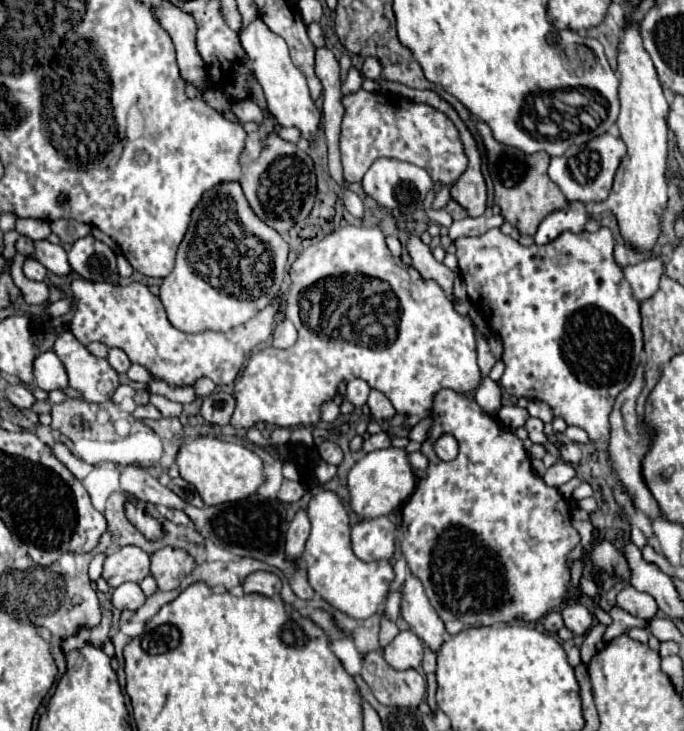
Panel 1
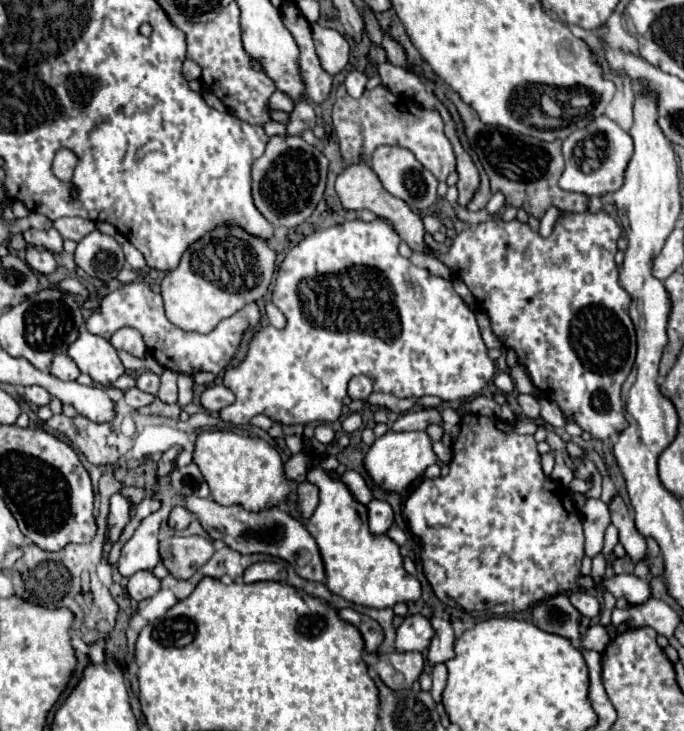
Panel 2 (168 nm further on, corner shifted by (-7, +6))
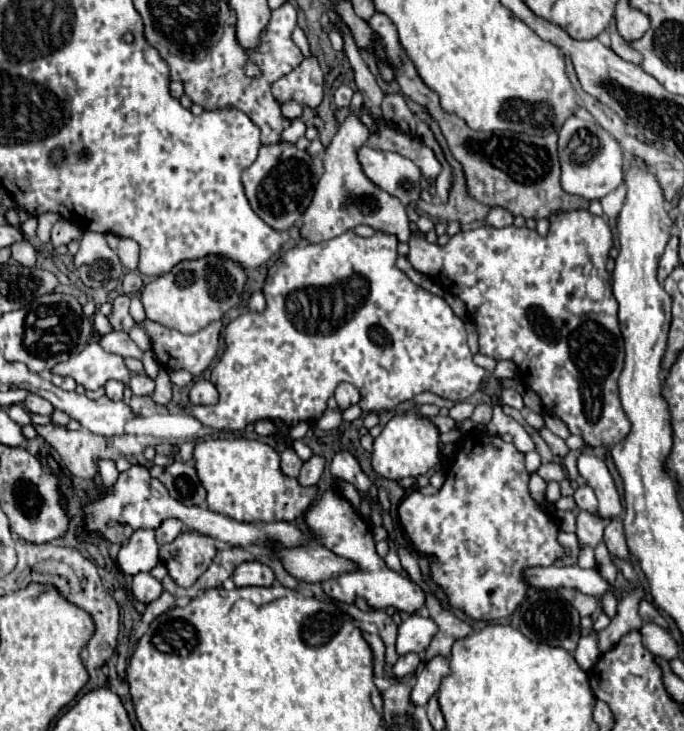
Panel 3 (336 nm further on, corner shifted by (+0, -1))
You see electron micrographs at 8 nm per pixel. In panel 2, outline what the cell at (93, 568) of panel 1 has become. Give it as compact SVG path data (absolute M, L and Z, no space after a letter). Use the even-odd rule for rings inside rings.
M120 492L112 494L110 498L110 516L108 516L108 524L110 524L110 542L118 542L124 526L130 520L130 504L126 500L126 496L122 496Z

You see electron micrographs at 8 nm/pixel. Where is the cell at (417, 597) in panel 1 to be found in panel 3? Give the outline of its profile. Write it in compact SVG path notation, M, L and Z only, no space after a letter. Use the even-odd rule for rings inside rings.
M435 655L431 661L425 663L423 671L417 675L417 683L411 691L411 701L415 705L427 705L429 697L437 693L441 679L449 675L449 663L445 657Z

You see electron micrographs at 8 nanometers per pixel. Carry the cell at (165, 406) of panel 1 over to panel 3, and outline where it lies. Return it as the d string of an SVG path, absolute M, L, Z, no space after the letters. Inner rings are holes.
M161 371L155 379L155 391L153 391L151 399L159 405L167 405L171 401L171 381L165 371Z

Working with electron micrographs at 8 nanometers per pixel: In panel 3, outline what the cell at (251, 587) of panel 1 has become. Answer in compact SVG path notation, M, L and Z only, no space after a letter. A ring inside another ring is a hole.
M241 563L235 573L233 573L233 581L237 587L249 587L249 585L273 585L275 575L273 571L263 565L263 563Z

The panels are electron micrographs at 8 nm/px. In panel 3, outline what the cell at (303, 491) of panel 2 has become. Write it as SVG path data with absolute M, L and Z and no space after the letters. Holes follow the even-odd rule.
M315 455L315 457L311 457L307 463L303 463L297 481L299 481L303 487L313 487L313 485L317 485L317 481L319 481L319 477L321 477L323 471L325 471L325 459Z

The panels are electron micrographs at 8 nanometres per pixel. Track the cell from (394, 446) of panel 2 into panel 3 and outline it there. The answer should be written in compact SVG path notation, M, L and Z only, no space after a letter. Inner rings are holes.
M419 413L395 415L373 443L371 467L381 479L391 479L391 481L423 475L439 463L437 443L439 443L437 429L427 419L423 419Z

